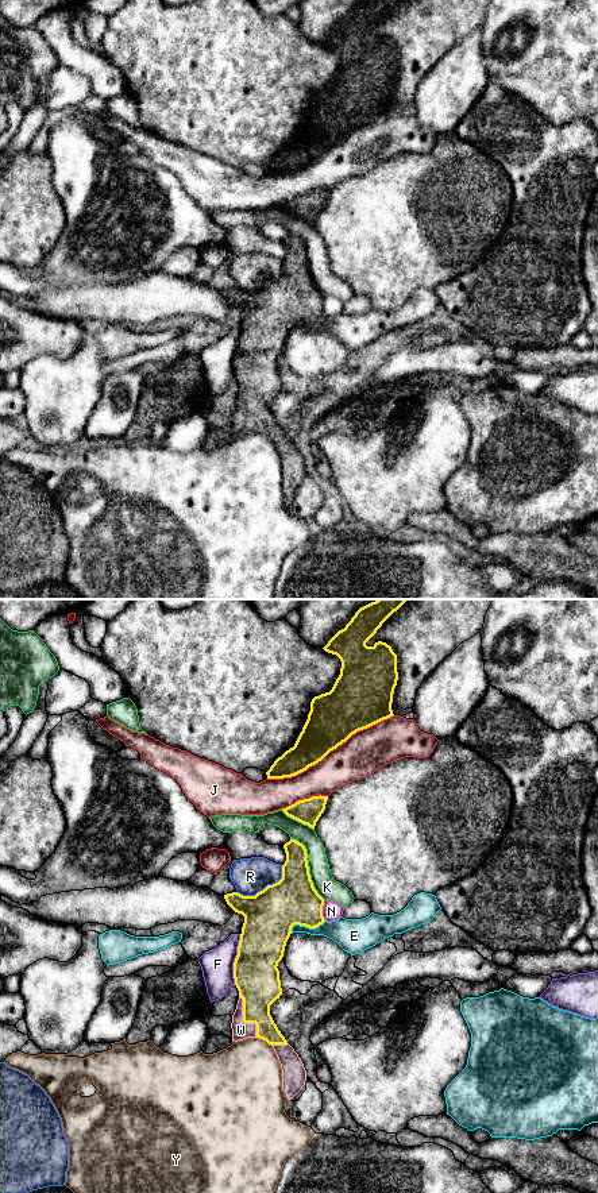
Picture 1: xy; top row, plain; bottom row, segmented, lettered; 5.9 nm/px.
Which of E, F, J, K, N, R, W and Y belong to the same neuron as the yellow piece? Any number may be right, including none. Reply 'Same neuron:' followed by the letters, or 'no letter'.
Same neuron: W

